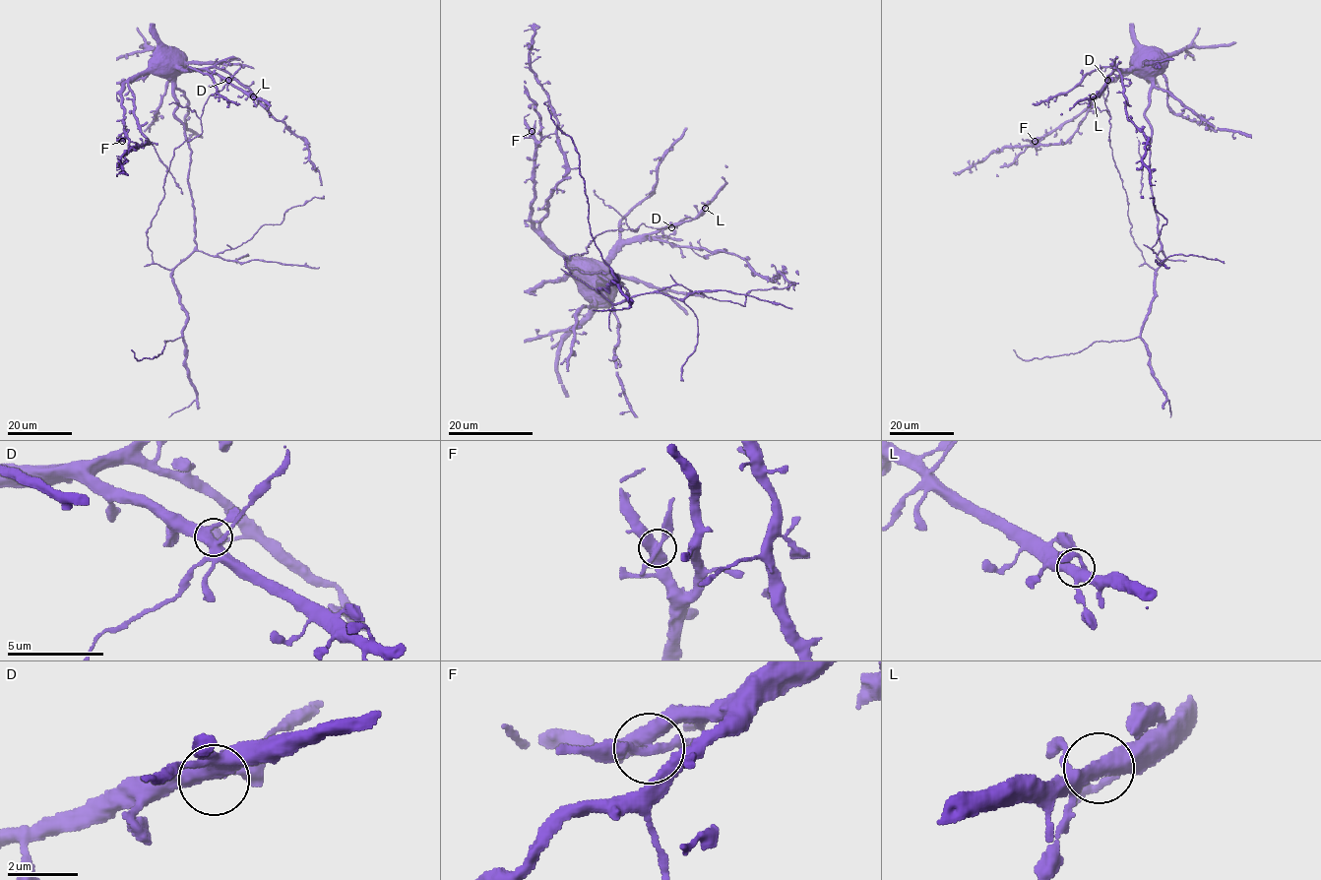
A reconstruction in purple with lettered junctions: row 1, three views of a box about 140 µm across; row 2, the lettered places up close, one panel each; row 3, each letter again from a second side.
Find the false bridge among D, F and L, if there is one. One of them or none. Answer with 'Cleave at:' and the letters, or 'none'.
Cleave at: F

